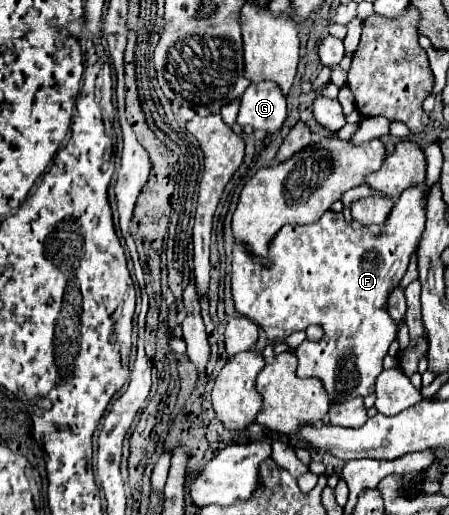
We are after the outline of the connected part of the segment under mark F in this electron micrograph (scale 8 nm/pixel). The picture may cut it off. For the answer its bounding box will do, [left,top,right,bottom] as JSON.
[231,183,425,399]

